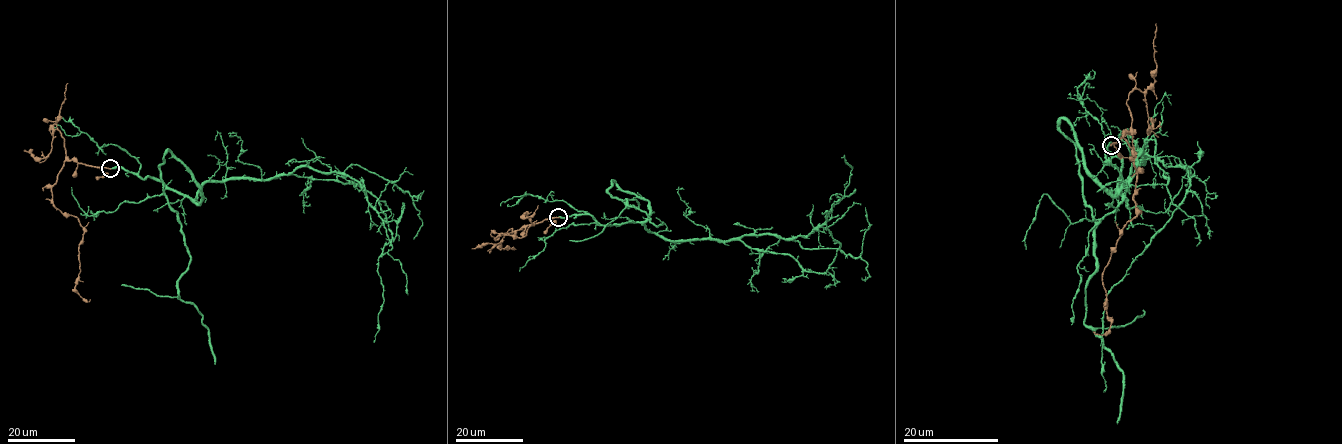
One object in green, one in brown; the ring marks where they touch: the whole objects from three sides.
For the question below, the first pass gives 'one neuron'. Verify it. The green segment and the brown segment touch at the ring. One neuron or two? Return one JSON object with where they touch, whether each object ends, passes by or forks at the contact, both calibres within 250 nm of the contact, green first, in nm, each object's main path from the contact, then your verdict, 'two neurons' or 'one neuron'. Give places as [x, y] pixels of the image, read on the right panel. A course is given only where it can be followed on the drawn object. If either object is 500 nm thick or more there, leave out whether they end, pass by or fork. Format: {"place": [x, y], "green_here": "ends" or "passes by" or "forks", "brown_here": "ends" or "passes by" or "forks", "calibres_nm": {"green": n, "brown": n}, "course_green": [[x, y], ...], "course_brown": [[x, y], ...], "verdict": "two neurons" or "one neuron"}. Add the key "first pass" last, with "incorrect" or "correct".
{"place": [1111, 145], "green_here": "ends", "brown_here": "ends", "calibres_nm": {"green": 320, "brown": 220}, "course_green": [[1111, 145], [1106, 157], [1122, 161], [1118, 188], [1143, 154], [1184, 167], [1190, 187], [1105, 299], [1104, 392]], "course_brown": [[1111, 145], [1132, 136], [1139, 212], [1103, 273], [1110, 329], [1093, 331]], "verdict": "two neurons", "first pass": "incorrect"}

